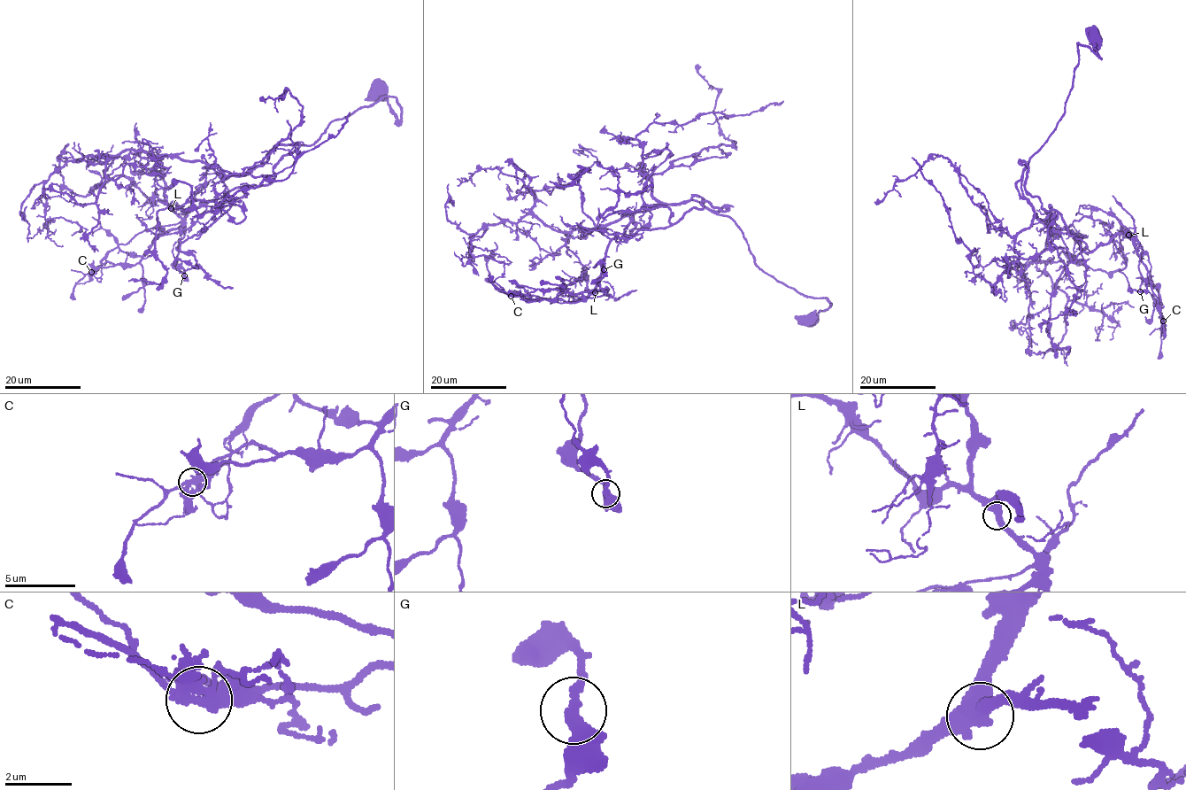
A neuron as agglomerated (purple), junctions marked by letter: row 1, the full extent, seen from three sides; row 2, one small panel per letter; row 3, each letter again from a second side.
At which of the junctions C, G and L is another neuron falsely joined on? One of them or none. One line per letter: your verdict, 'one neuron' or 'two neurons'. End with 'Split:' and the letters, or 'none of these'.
C: two neurons
G: one neuron
L: one neuron
Split: C

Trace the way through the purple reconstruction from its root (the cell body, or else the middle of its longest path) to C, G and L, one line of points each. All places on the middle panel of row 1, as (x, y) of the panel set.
C: (810, 320), (828, 299), (766, 274), (732, 220), (692, 198), (635, 212), (610, 243), (602, 295), (511, 296)
G: (810, 320), (828, 299), (766, 274), (732, 220), (692, 198), (635, 212), (596, 290), (604, 269)
L: (810, 320), (828, 299), (766, 274), (732, 220), (692, 198), (635, 212), (619, 242), (610, 243), (595, 292)

